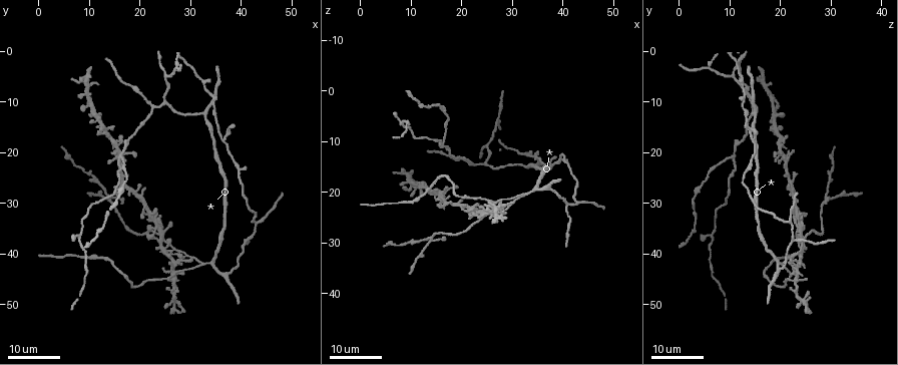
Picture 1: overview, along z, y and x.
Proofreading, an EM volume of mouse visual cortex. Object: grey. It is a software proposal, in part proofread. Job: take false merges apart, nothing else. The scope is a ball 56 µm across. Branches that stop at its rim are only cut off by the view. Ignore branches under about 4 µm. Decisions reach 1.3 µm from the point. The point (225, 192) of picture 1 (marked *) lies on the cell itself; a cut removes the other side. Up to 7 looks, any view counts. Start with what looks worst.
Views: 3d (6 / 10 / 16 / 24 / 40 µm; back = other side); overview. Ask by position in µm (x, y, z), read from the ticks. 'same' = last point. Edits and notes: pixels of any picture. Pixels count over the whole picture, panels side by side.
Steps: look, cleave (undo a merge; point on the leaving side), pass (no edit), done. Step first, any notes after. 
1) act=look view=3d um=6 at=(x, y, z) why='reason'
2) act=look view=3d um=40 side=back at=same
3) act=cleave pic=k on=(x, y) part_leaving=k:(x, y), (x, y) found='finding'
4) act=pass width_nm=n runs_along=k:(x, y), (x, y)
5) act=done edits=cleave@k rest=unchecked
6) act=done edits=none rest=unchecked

act=look view=3d um=16 at=(14.0, 29.0, 29.0) why='four-way junction'

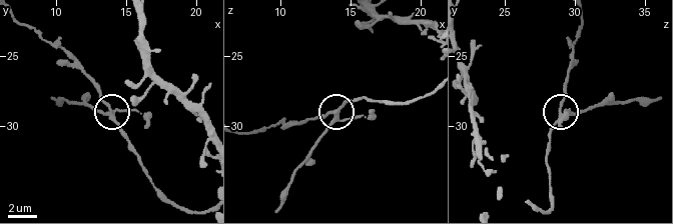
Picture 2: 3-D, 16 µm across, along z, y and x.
act=look view=3d um=6 at=(14.0, 29.2, 29.2)

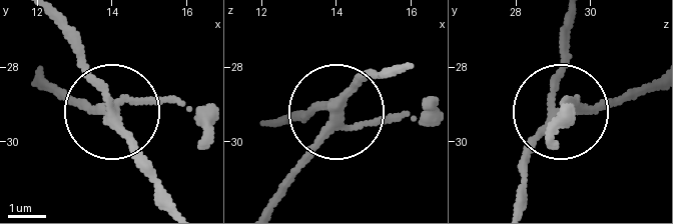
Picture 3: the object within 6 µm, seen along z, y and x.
act=pass found='one cell here'

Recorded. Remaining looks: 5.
act=look view=3d um=16 at=(36.5, 17.5, 15.0) why='arms part here'

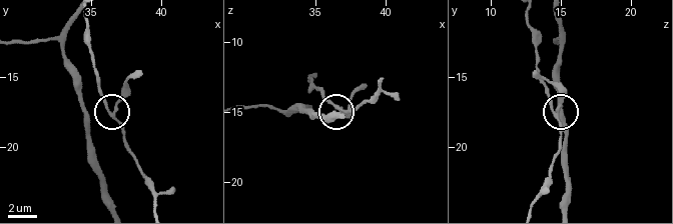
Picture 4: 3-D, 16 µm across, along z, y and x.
act=look view=3d um=6 at=(36.4, 17.8, 14.6)

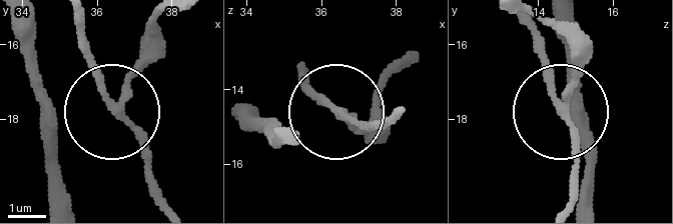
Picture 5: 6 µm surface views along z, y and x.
act=pass width_nm=180 runs_along=5:(567, 207), (563, 102), (576, 47) found='continuous, no second cell'

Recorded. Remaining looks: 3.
act=look view=3d um=16 at=(43.0, 34.0, 22.0) why='three arms meet'

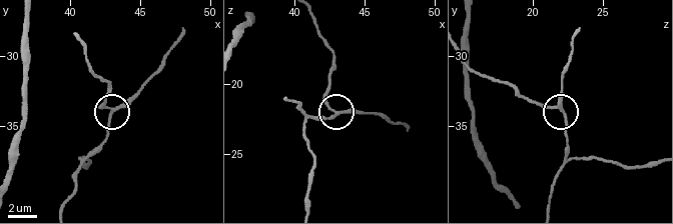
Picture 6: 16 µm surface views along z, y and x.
act=look view=3d um=10 at=(43.0, 34.0, 22.0)

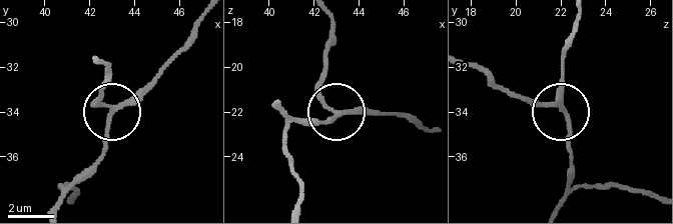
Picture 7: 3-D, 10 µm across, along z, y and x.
act=pass arms=3 runs_along=7:(555, 207), (572, 156), (561, 108), (561, 71) found='one cell here'

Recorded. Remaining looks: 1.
act=done edits=none rest=unchecked

